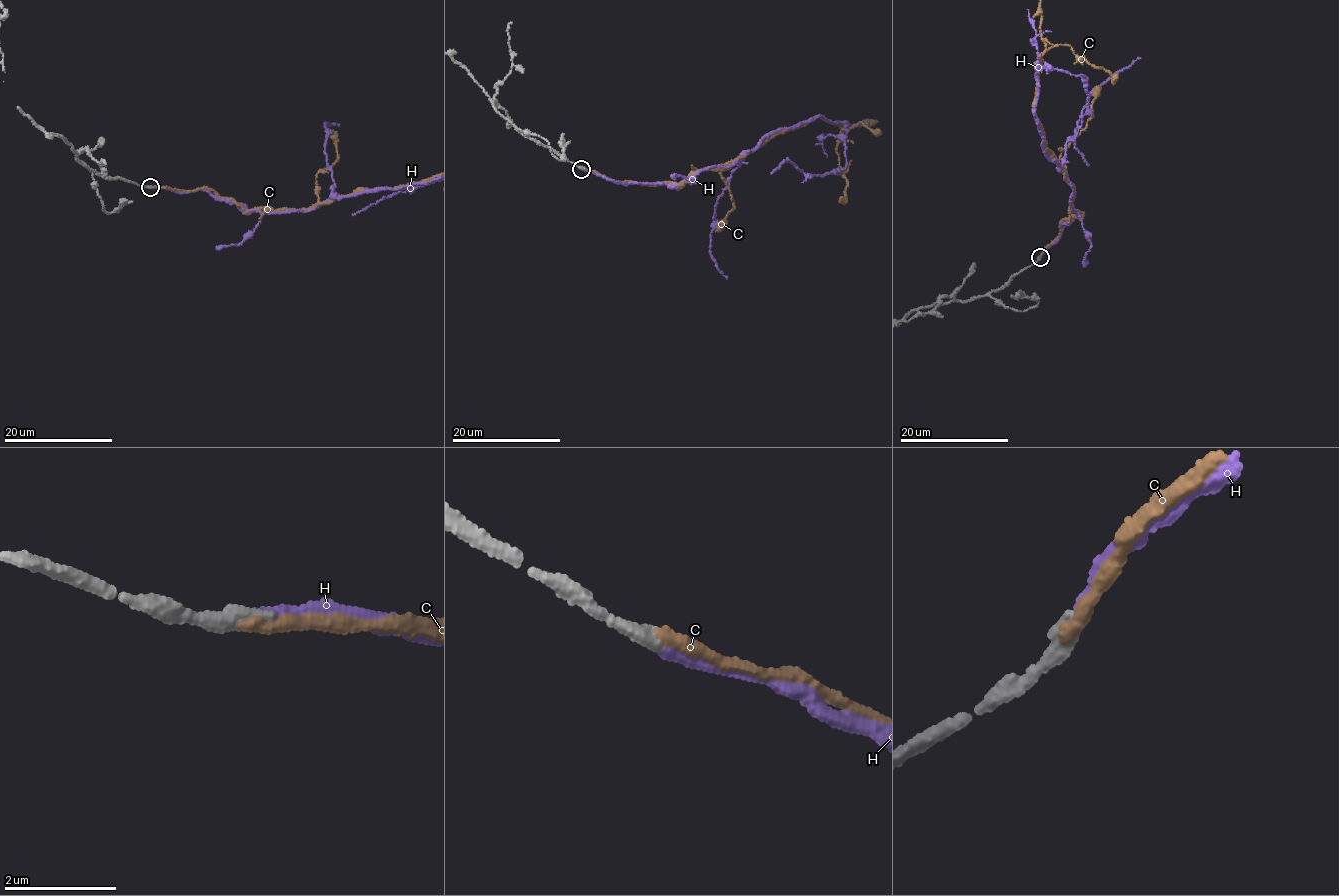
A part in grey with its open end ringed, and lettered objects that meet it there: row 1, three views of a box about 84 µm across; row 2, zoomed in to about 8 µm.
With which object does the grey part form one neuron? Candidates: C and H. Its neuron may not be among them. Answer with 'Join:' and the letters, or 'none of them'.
Join: H

